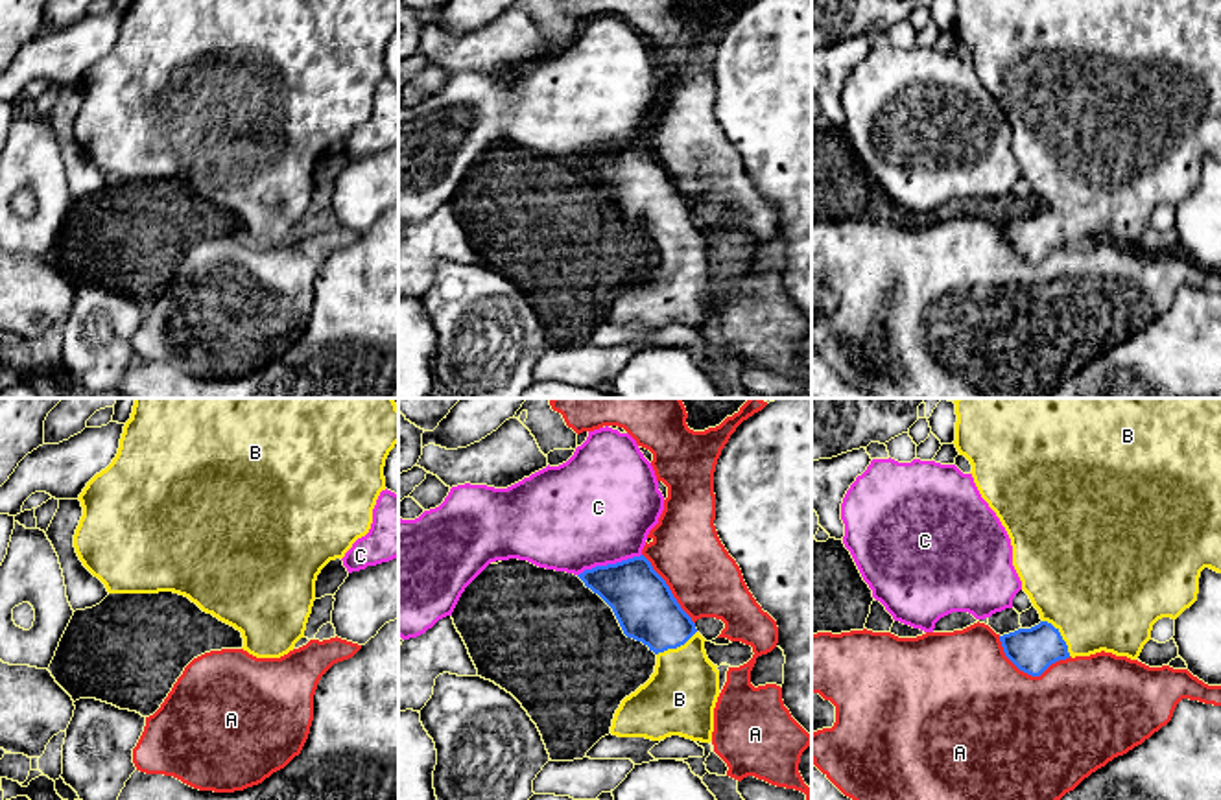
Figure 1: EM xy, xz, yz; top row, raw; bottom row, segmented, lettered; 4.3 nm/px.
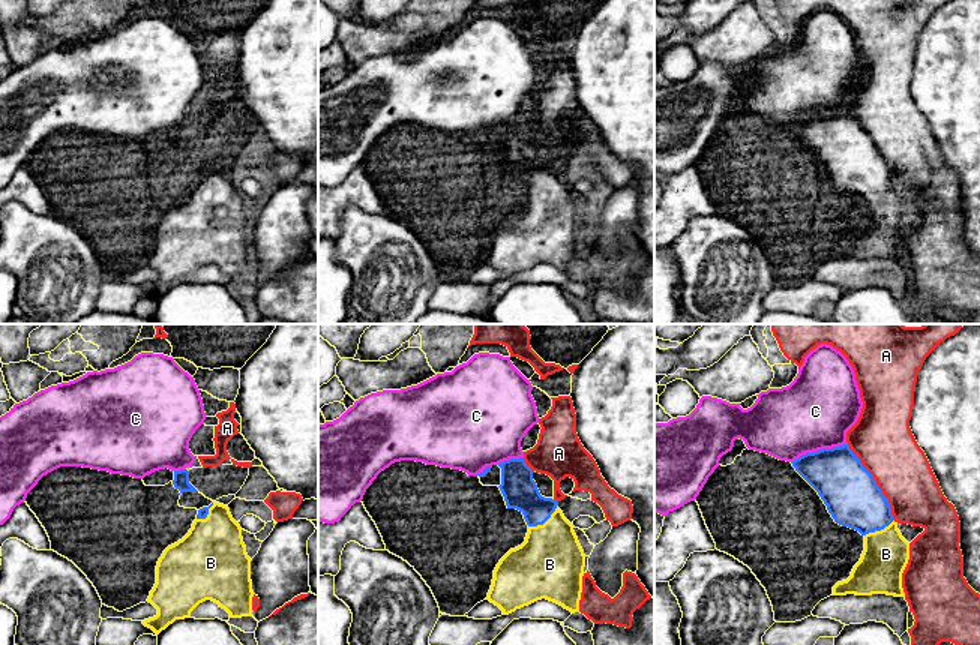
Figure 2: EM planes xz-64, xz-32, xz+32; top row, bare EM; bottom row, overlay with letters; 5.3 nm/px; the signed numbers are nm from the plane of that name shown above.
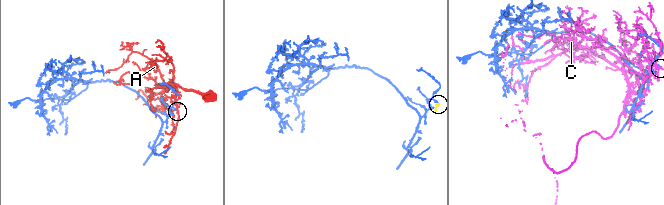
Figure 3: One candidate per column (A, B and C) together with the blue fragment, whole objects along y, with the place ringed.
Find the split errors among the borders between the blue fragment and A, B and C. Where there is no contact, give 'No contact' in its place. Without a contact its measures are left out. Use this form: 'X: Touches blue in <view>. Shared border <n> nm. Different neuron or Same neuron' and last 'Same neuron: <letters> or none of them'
A: Touches blue in yz. Shared border 340 nm. Different neuron
B: Touches blue in yz. Shared border 200 nm. Same neuron
C: Touches blue in xz. Shared border 300 nm. Different neuron
Same neuron: B

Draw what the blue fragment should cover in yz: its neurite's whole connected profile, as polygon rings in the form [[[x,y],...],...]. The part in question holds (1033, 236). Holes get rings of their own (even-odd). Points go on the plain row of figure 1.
[[[955,0],[955,35],[972,52],[972,65],[989,94],[1005,114],[1013,153],[1040,201],[1040,210],[1000,223],[1005,243],[1024,260],[1040,264],[1051,251],[1096,240],[1136,247],[1162,205],[1177,206],[1197,188],[1204,155],[1221,160],[1221,0]]]

